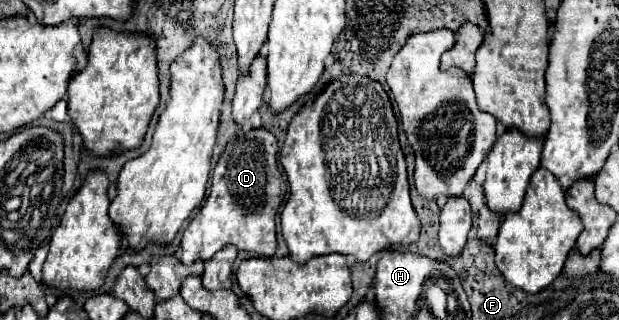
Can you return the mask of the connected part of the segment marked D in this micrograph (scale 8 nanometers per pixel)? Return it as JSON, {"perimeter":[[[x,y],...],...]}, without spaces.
{"perimeter":[[[266,128],[238,132],[222,152],[212,178],[210,196],[182,236],[182,262],[208,260],[224,244],[250,250],[256,256],[276,252],[276,212],[284,200],[284,180],[278,170],[278,140]]]}

